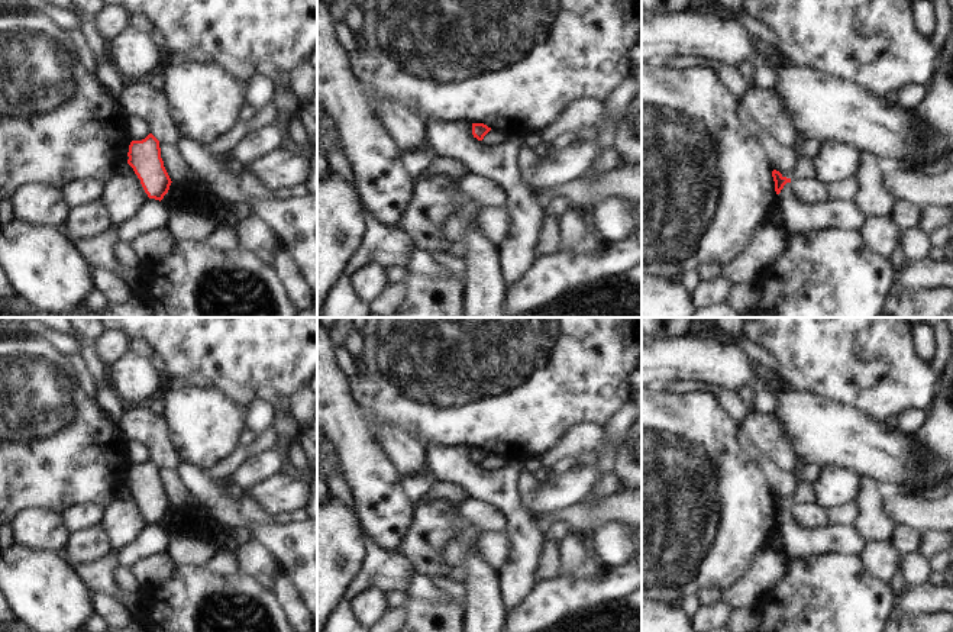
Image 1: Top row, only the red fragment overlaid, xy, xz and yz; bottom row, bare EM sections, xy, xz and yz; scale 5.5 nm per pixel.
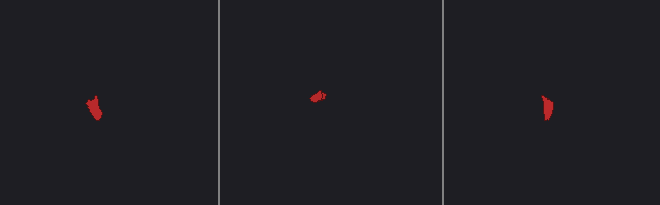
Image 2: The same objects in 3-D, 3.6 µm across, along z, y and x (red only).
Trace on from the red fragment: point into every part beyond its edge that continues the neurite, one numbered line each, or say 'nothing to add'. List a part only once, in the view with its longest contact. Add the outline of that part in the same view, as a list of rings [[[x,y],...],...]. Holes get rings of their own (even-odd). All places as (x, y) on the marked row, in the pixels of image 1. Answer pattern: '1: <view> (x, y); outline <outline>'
nothing to add

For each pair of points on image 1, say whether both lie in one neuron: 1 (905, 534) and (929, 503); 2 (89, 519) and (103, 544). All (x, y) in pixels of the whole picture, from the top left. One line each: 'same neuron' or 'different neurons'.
1: different neurons
2: different neurons

